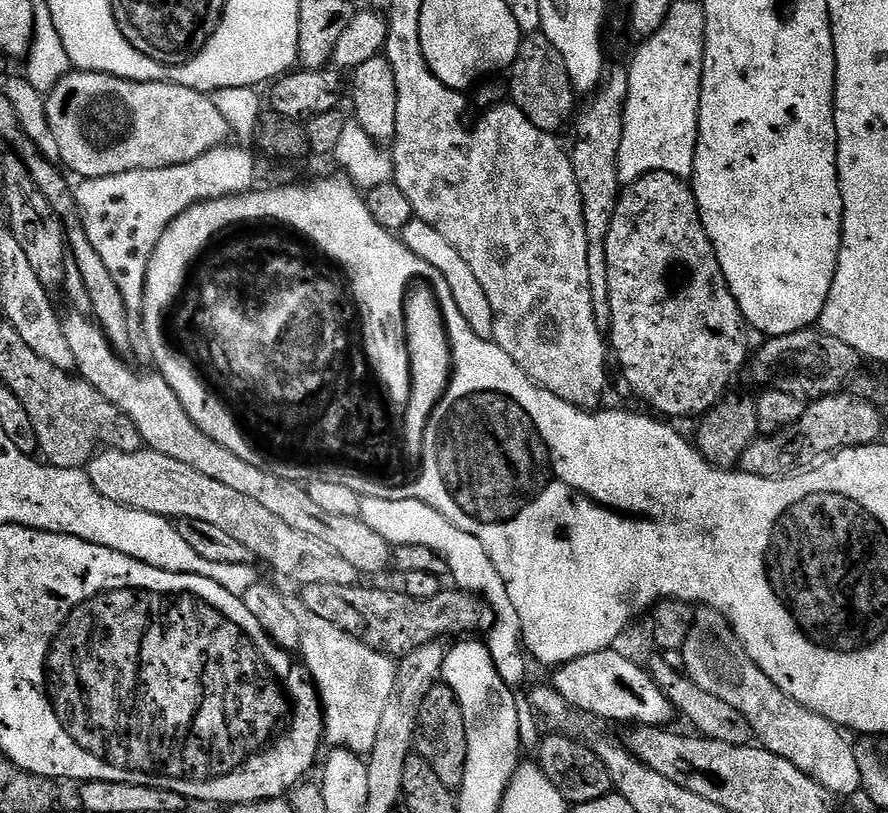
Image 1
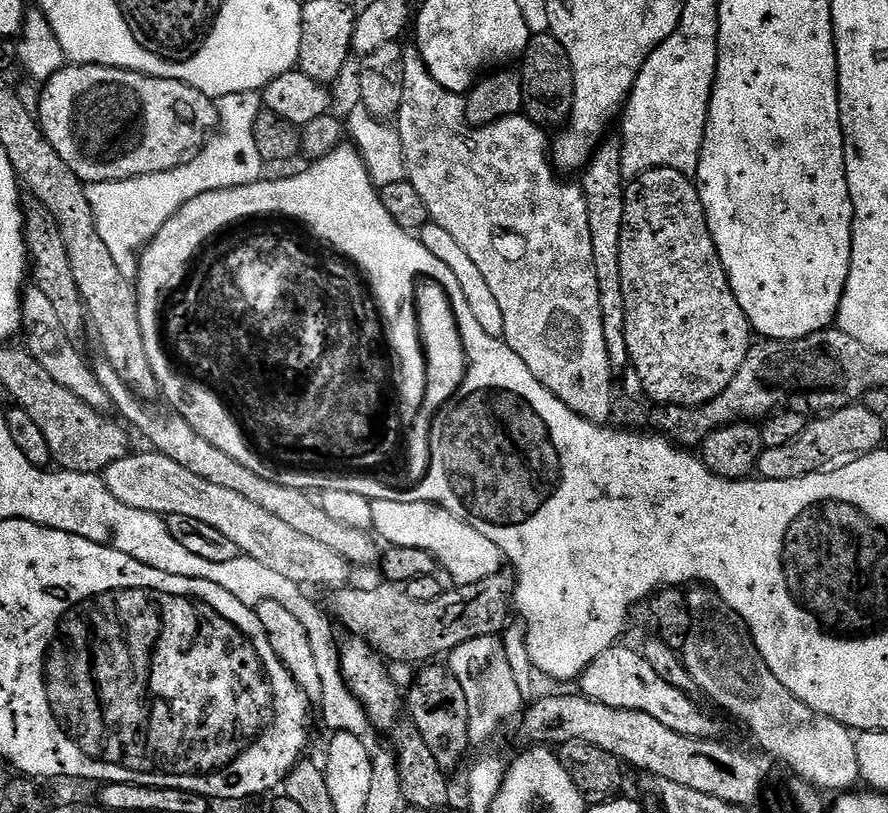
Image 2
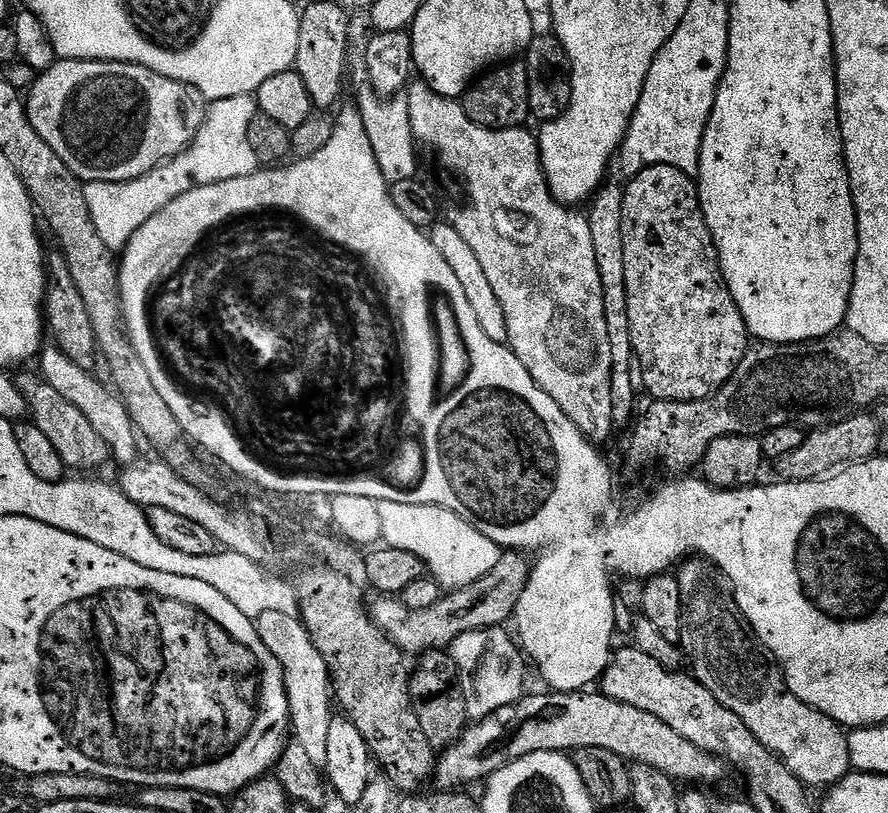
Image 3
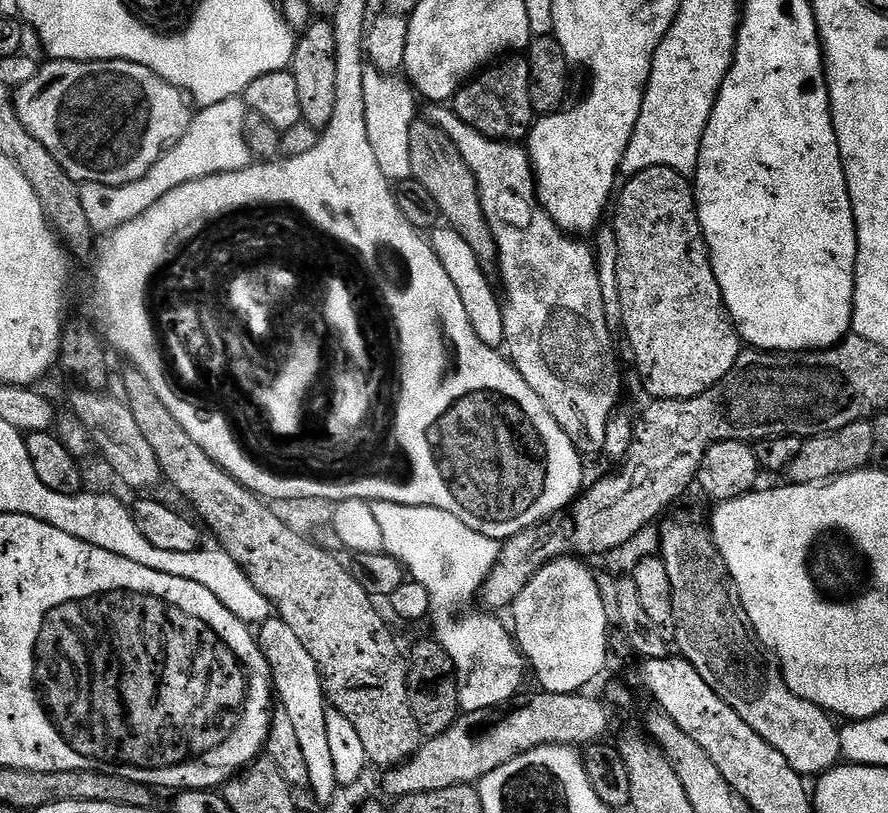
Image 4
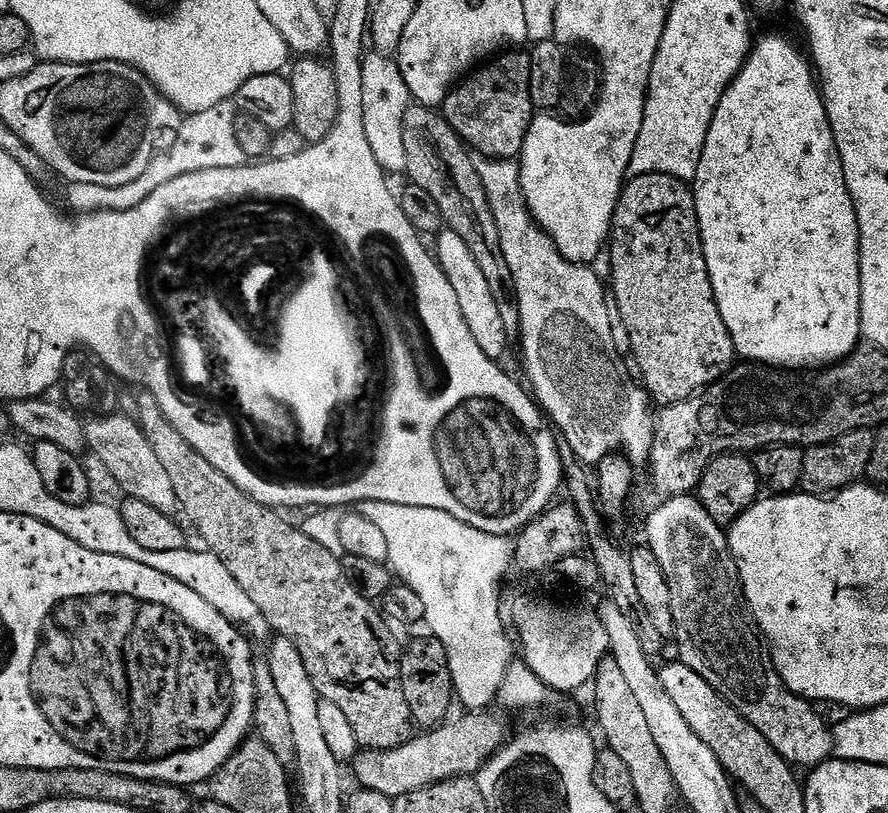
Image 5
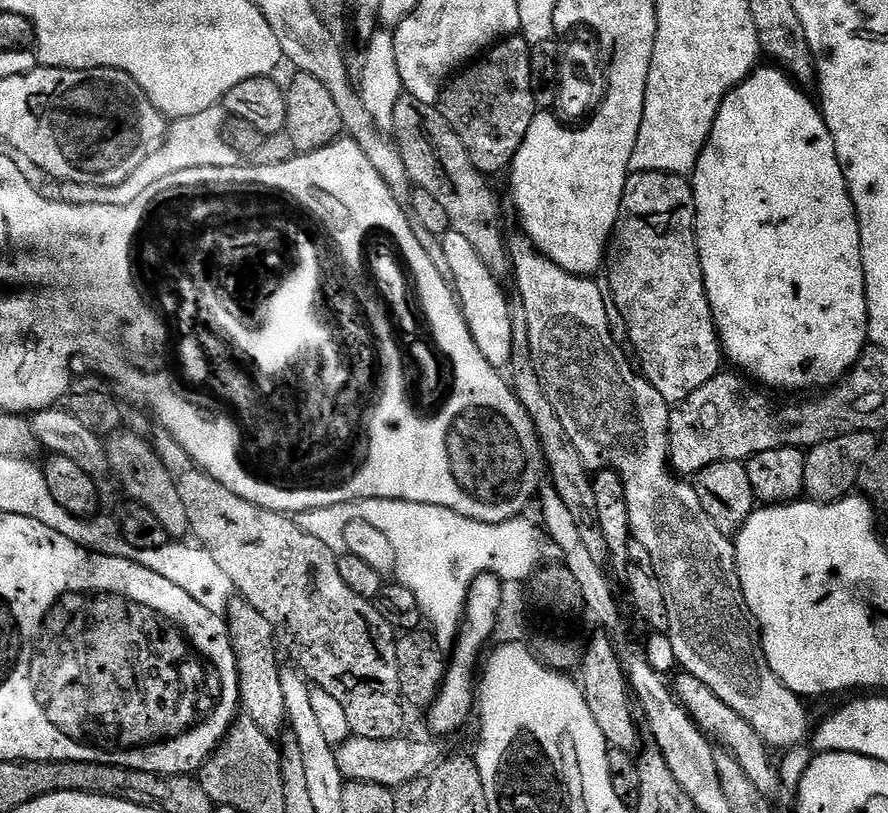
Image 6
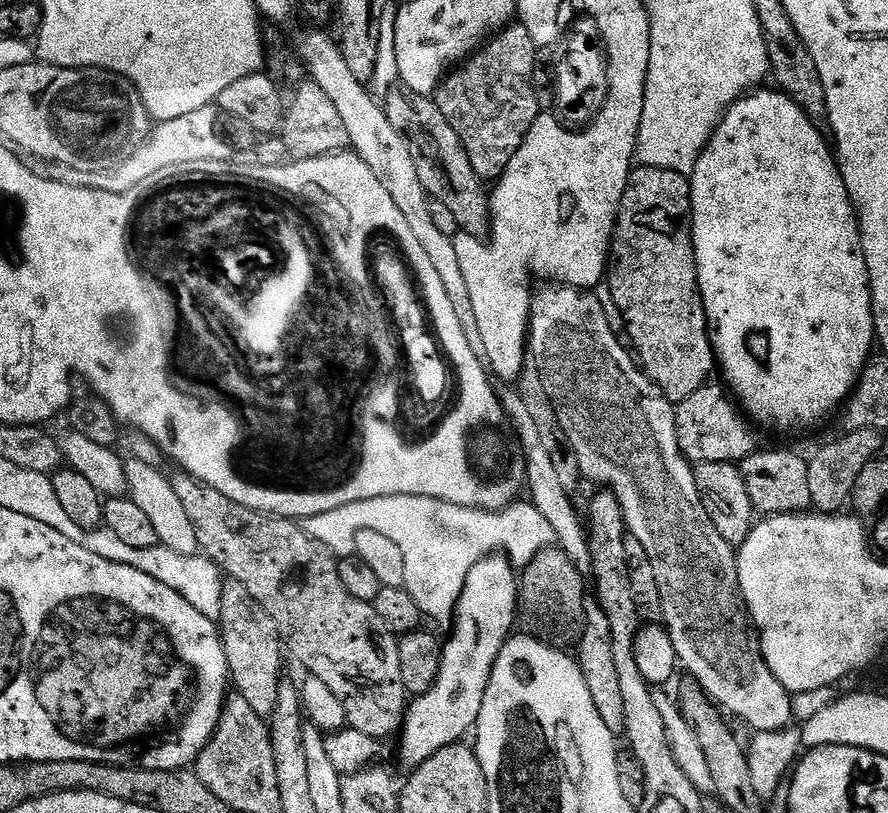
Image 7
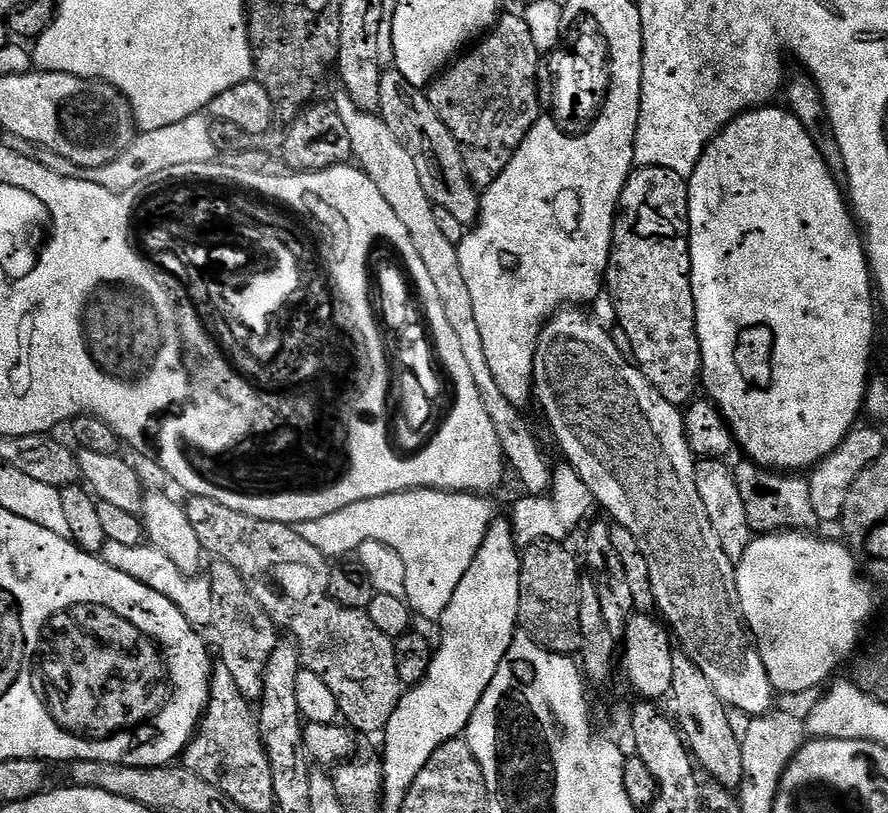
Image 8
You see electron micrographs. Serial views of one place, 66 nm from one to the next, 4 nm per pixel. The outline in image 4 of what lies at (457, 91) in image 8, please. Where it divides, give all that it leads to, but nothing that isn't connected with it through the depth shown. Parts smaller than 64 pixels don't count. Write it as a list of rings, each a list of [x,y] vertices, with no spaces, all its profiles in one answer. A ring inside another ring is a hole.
[[[524,58],[508,59],[500,62],[505,64],[497,63],[469,80],[456,93],[450,107],[458,114],[458,118],[462,118],[462,122],[466,122],[486,138],[524,142],[527,141],[528,133],[532,131],[534,123],[530,102],[530,66]]]

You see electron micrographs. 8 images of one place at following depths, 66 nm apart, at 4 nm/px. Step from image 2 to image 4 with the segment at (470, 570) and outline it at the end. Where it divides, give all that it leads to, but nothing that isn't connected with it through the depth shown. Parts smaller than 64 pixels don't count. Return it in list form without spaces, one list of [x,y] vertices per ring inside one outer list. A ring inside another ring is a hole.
[[[381,500],[371,501],[371,506],[374,510],[374,519],[378,521],[378,526],[382,530],[384,551],[398,562],[402,562],[407,575],[423,586],[428,597],[432,599],[432,606],[454,606],[459,609],[462,604],[460,600],[475,597],[483,588],[484,580],[496,565],[501,541],[486,538],[486,534],[478,534],[478,530],[470,530],[466,522],[458,522],[458,518],[454,518],[454,514],[446,514],[446,510],[419,508]]]

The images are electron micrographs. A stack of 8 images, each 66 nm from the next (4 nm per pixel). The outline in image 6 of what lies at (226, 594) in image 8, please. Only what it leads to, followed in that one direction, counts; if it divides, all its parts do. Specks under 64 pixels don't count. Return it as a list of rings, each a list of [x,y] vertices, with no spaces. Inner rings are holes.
[[[242,598],[233,599],[228,607],[228,633],[234,646],[240,675],[240,707],[243,715],[248,716],[262,729],[262,734],[276,738],[285,731],[288,724],[286,697],[282,695],[280,674],[282,664],[276,661],[278,641],[275,630]]]

